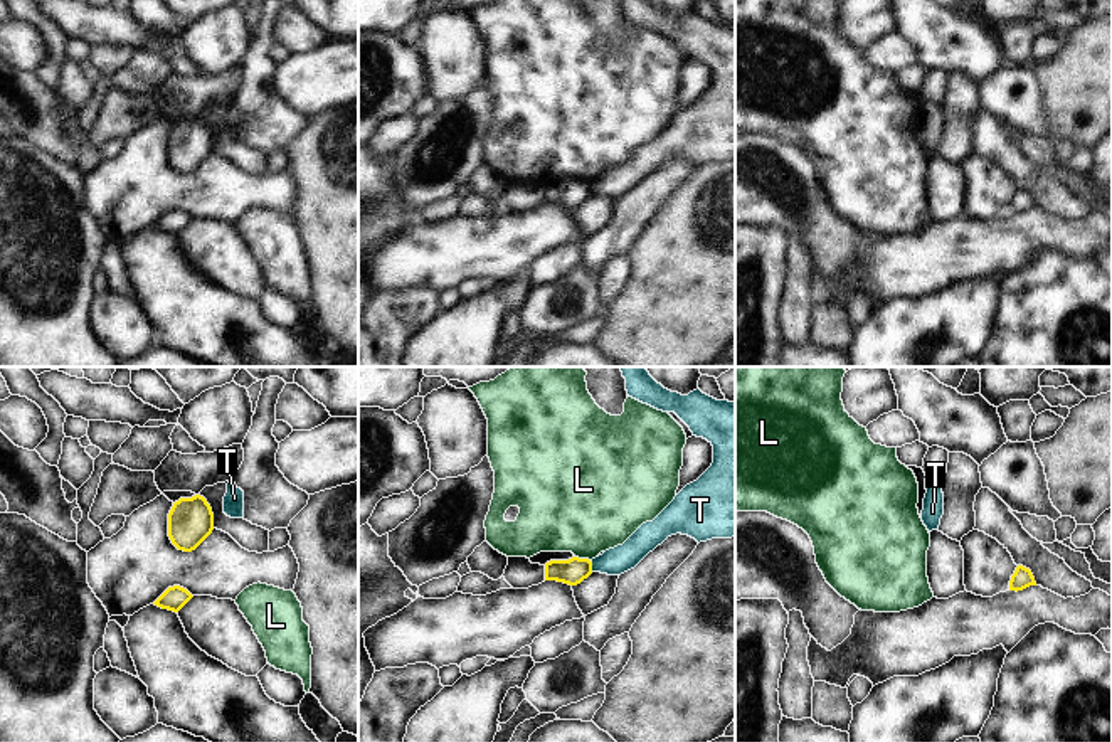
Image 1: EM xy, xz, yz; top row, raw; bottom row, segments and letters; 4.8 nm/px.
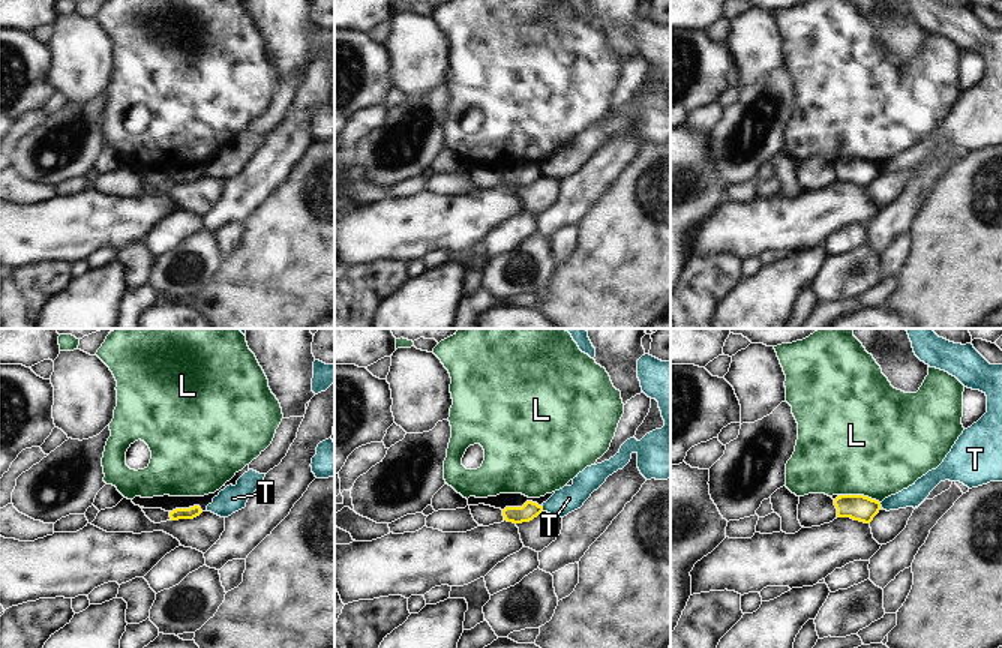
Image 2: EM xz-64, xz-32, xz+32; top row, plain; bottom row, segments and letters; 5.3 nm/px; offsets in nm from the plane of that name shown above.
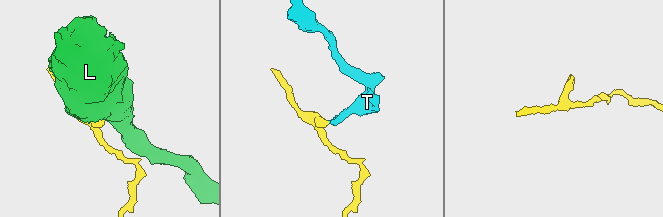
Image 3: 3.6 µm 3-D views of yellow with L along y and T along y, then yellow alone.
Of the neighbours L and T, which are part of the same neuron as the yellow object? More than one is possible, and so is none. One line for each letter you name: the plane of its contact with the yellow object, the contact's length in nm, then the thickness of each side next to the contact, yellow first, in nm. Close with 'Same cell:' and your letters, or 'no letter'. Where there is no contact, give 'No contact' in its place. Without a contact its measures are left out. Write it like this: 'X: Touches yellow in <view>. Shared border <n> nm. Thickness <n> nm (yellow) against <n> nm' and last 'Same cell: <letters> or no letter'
Same cell: no letter

